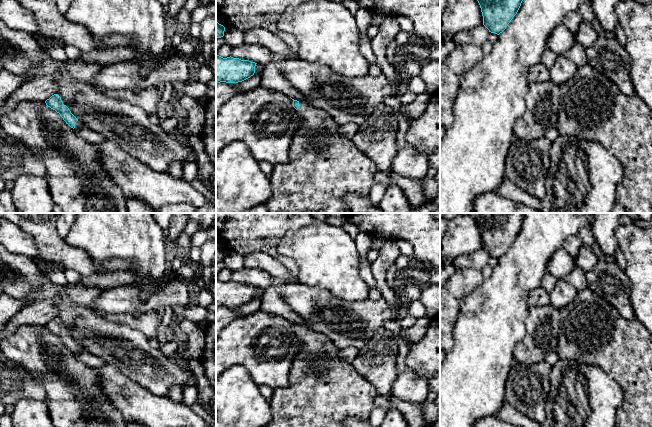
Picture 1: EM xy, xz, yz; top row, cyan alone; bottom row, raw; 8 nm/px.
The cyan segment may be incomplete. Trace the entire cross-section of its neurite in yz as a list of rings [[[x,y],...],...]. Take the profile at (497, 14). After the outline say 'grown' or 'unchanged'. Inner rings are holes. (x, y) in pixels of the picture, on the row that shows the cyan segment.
[[[477,0],[483,25],[491,33],[502,33],[517,14],[523,0]]] | unchanged

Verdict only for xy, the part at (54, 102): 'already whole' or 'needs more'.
needs more

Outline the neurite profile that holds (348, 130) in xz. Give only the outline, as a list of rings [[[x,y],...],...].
[[[349,122],[347,124],[341,125],[340,133],[343,137],[345,137],[347,139],[352,139],[353,136],[357,133],[358,128],[359,128],[358,124]]]

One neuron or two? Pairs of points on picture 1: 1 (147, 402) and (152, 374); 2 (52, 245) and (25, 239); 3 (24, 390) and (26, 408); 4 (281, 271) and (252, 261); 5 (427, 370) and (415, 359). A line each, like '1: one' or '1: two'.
1: two
2: two
3: two
4: one
5: one

